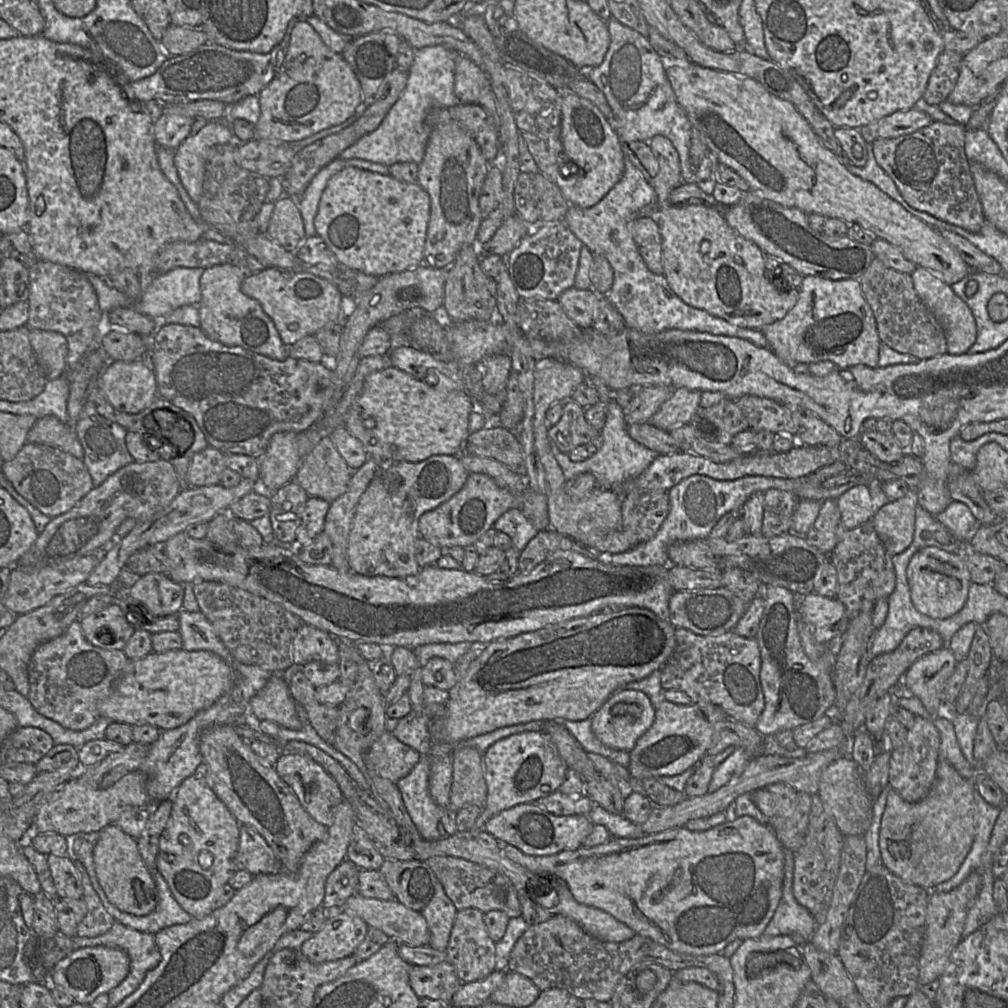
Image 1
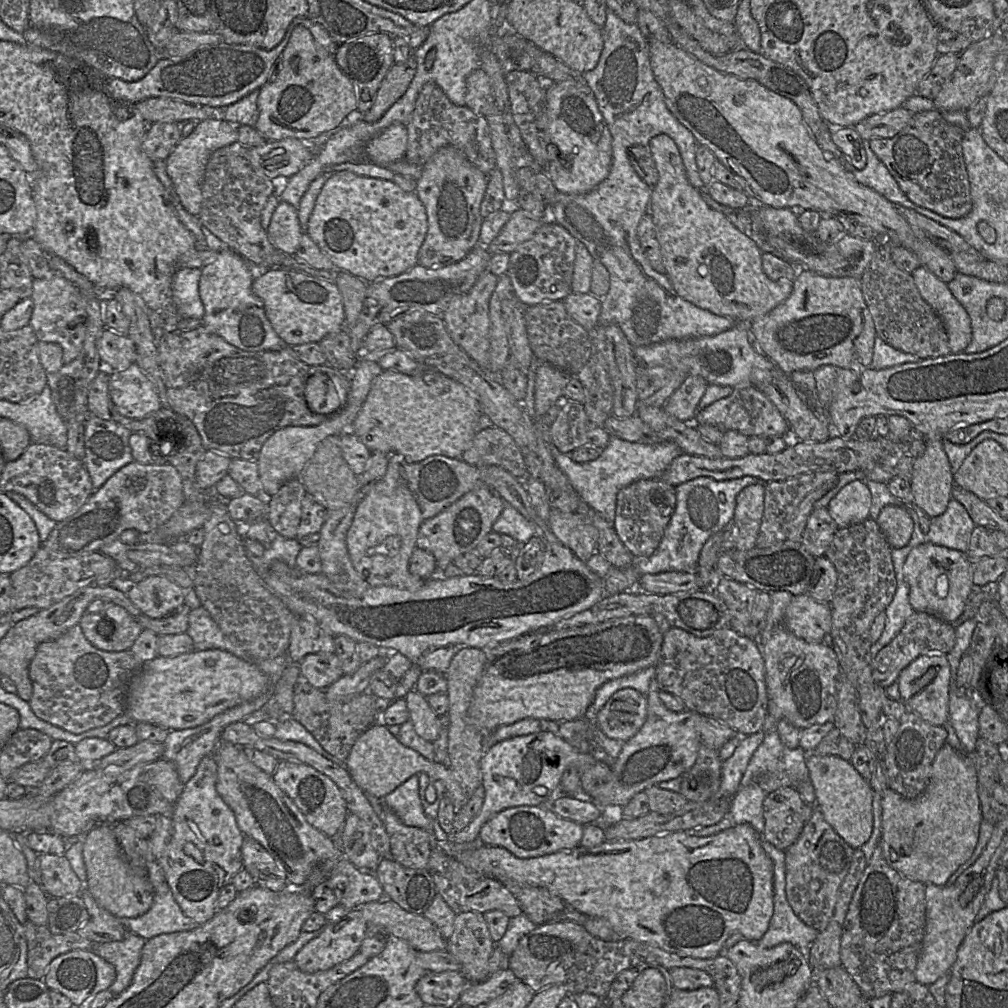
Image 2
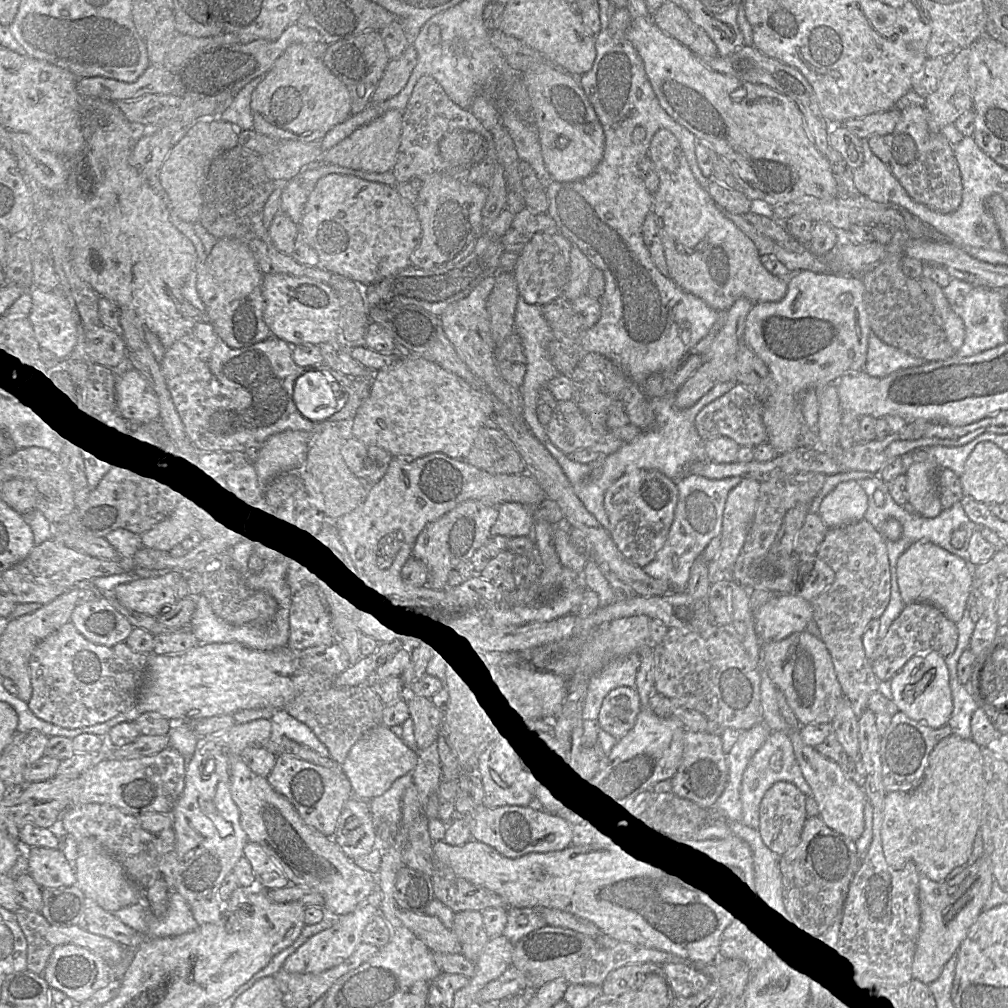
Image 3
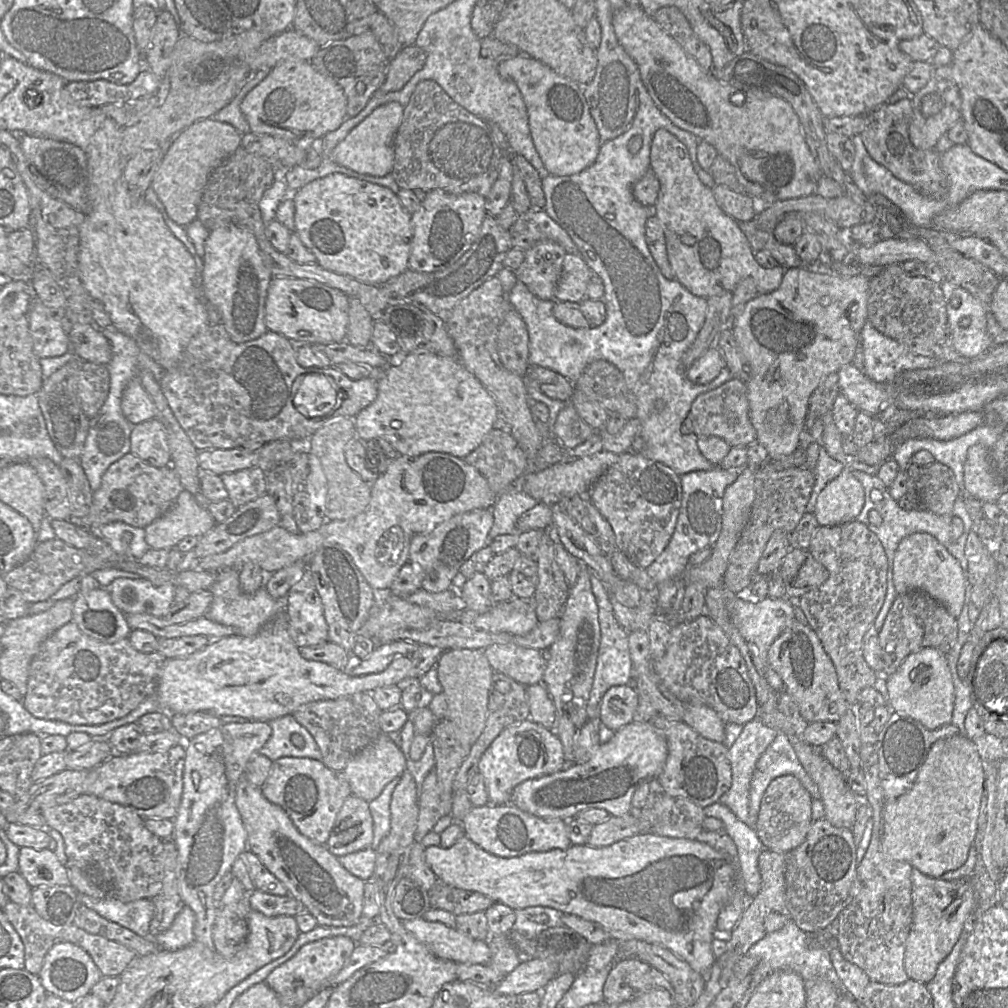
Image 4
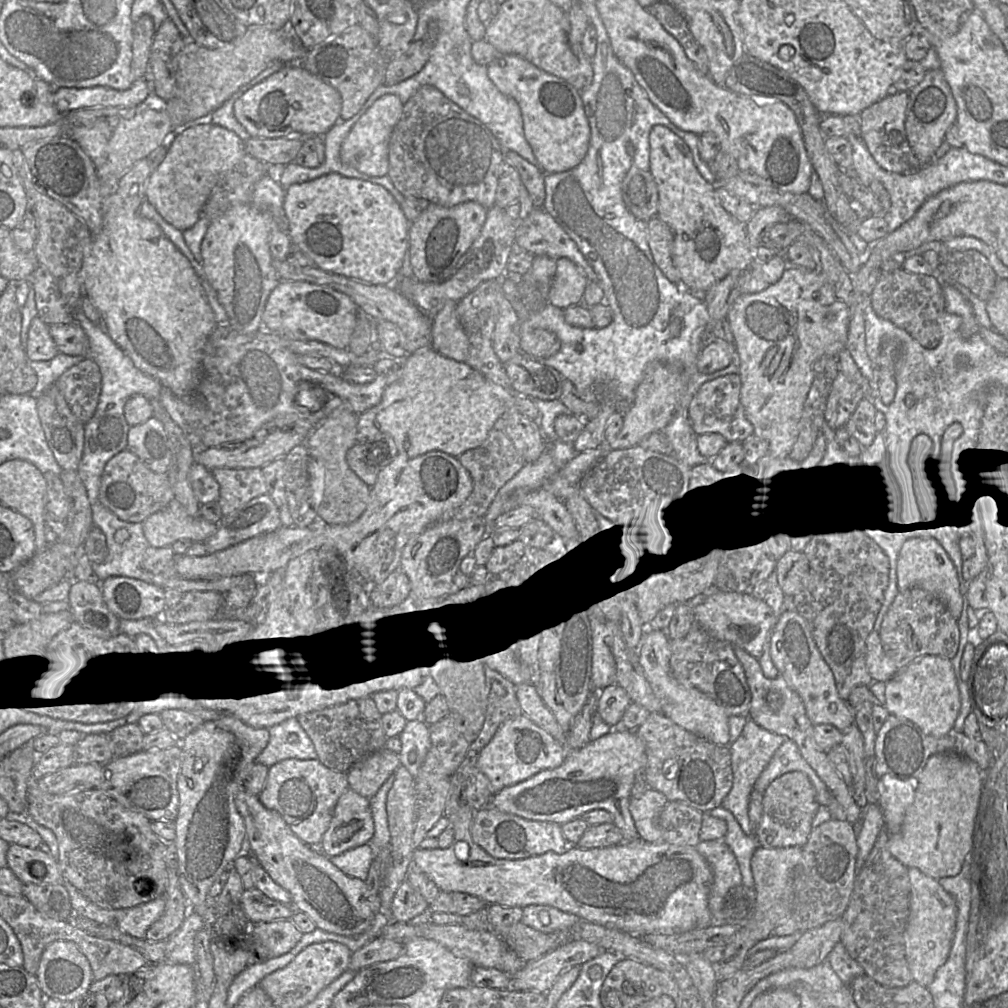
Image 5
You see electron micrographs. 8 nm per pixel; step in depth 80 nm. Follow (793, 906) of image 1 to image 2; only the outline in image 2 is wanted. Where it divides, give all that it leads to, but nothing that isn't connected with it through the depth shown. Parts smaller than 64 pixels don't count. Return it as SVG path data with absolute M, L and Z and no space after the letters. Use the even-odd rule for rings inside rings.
M761 836L761 846L773 862L774 909L769 927L756 942L761 949L788 942L807 951L819 931L806 925L796 916L786 897L785 851L777 849Z

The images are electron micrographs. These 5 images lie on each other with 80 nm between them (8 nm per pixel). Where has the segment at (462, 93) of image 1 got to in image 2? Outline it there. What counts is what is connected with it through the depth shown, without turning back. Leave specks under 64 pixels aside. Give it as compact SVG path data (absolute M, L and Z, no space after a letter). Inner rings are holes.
M481 67L467 77L466 86L466 106L477 115L484 117L490 115L495 98L489 78Z

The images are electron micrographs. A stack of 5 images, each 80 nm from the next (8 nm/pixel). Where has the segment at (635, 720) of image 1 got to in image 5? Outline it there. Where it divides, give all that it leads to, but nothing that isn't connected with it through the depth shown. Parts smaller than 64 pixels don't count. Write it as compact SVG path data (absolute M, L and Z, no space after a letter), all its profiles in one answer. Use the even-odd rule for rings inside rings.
M617 683L604 688L598 701L598 712L609 725L621 728L621 719L626 708L632 703L626 690Z

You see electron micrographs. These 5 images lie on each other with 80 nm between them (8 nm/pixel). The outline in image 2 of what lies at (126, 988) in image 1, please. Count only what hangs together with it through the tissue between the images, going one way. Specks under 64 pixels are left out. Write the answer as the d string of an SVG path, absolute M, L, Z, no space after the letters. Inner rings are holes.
M129 932L120 941L94 944L92 951L115 967L116 978L109 988L115 996L121 994L131 984L135 970L140 964L145 943L143 937Z

